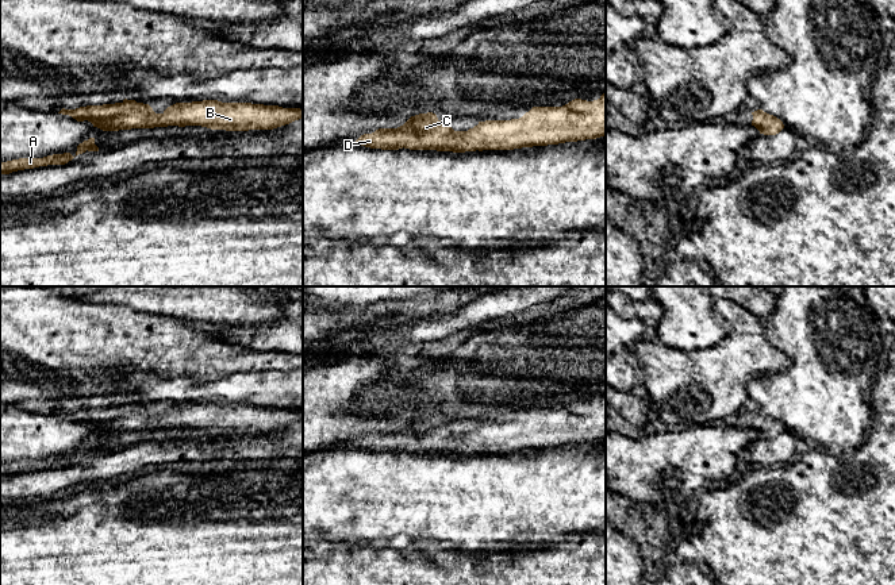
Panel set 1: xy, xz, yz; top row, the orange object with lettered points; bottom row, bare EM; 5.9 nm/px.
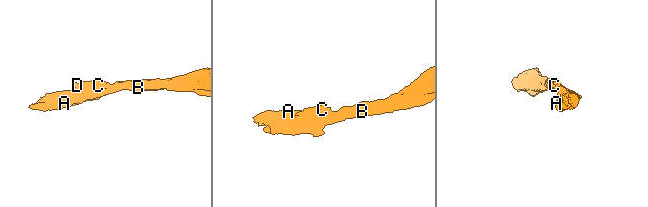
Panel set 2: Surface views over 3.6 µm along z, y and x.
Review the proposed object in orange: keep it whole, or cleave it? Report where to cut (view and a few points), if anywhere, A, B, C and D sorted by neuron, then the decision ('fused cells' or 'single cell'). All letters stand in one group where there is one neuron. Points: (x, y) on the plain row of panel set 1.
no cut; A B C D; single cell

